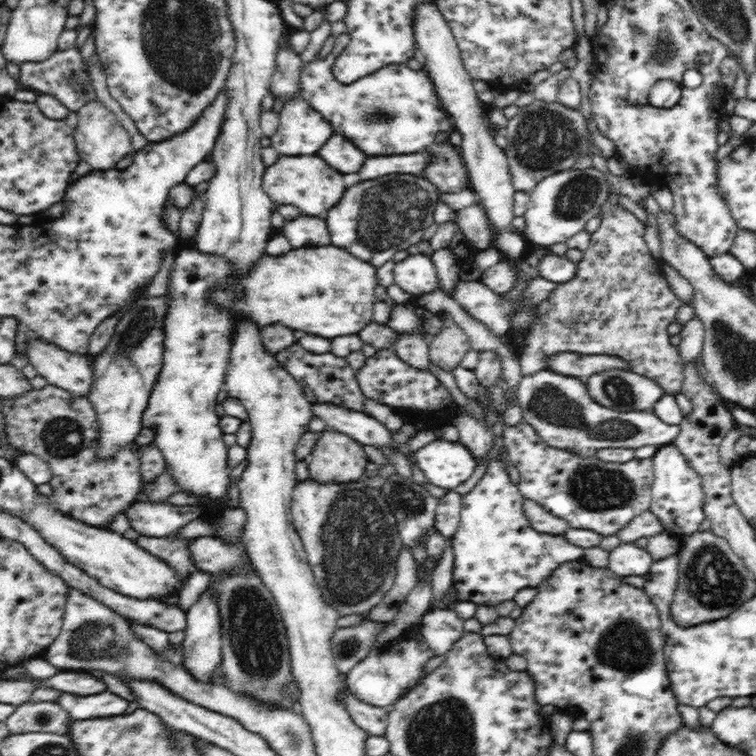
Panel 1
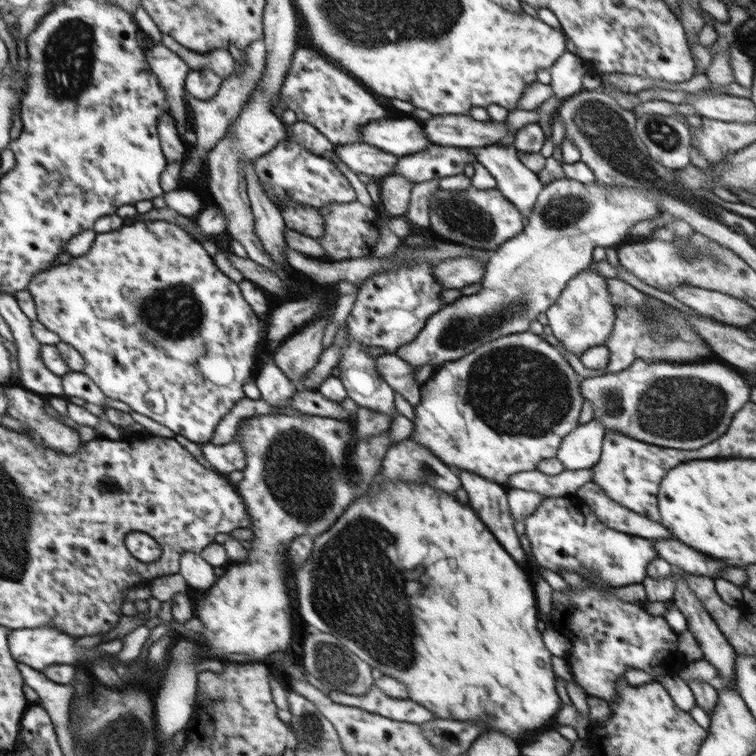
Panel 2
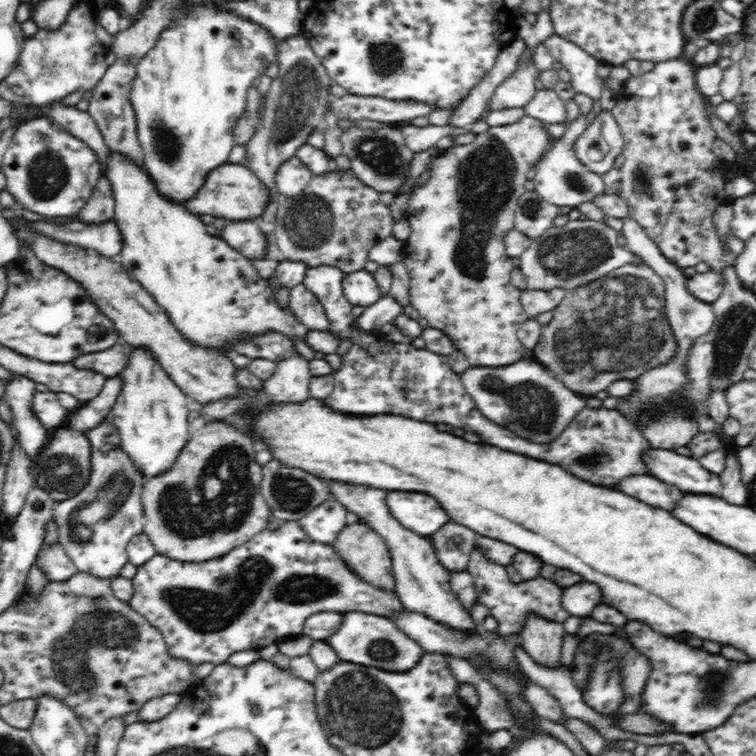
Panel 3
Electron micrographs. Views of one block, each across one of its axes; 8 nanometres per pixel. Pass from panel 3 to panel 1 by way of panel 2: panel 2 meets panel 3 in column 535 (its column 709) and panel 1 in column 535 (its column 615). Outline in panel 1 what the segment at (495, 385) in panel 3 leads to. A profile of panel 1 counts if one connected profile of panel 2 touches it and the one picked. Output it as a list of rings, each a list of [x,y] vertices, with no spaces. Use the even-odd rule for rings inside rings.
[[[546,368],[530,375],[523,375],[518,388],[518,404],[523,412],[523,421],[533,426],[540,439],[547,446],[572,453],[580,450],[601,450],[602,448],[630,448],[638,449],[644,446],[664,447],[673,443],[676,436],[680,436],[680,426],[665,424],[653,411],[620,412],[598,404],[588,394],[584,379],[564,376]]]

